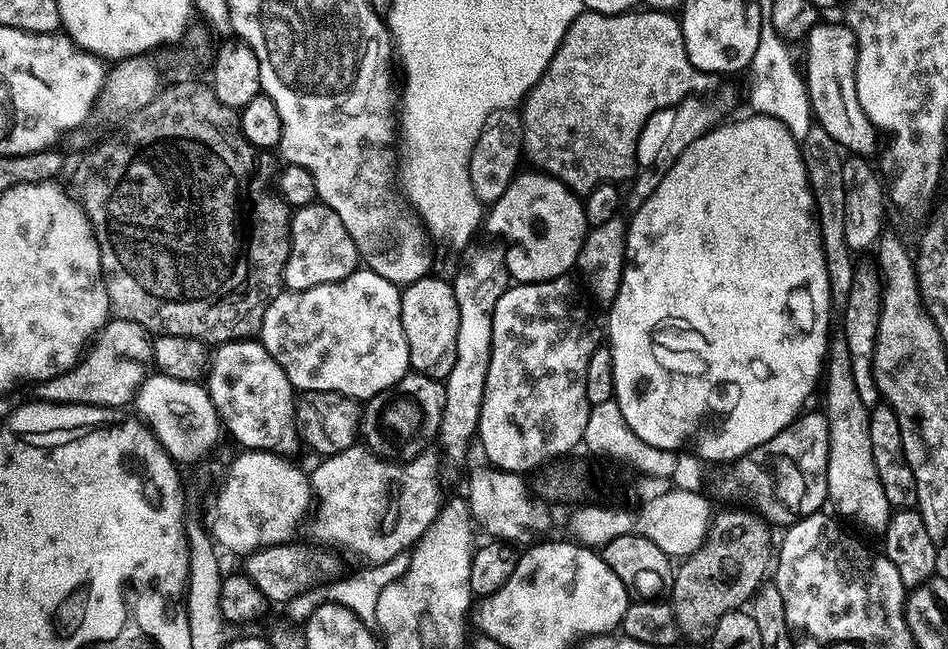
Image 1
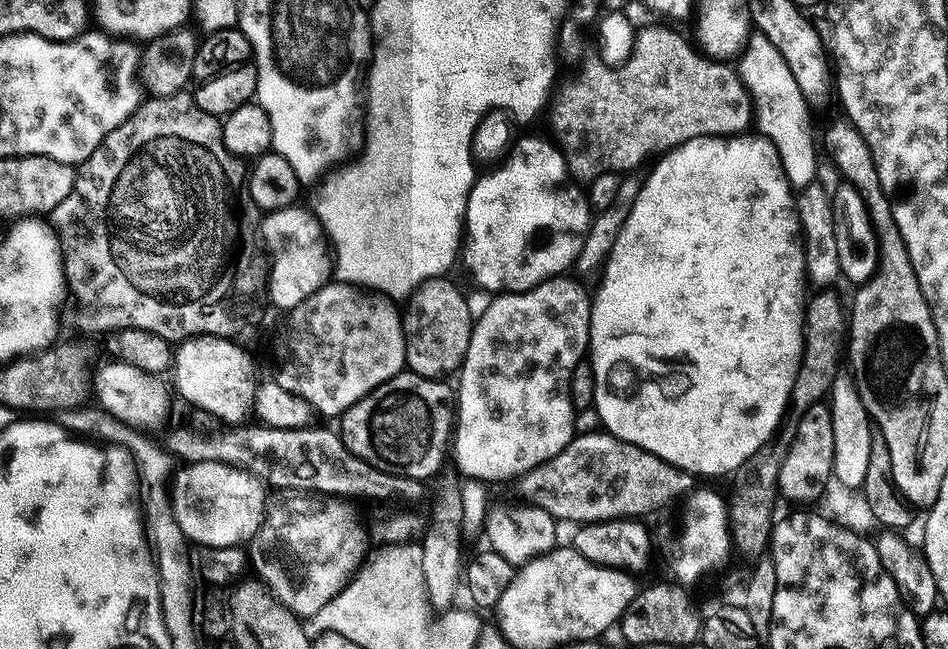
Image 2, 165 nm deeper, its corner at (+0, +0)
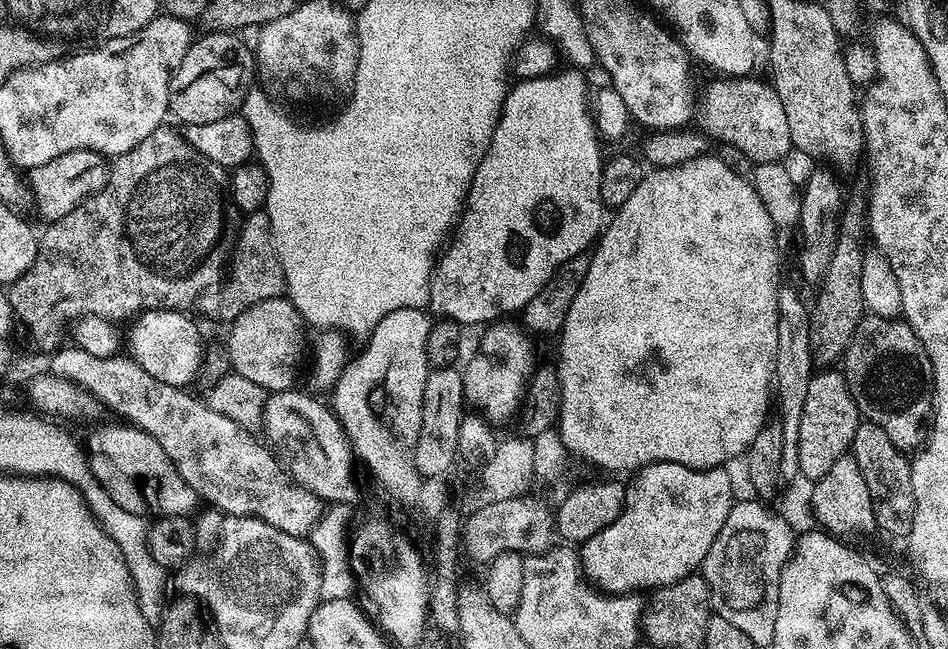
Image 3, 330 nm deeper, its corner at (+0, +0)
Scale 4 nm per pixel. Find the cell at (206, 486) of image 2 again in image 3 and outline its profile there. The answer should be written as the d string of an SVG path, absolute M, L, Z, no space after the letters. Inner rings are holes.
M127 422L118 424L120 426L114 424L110 428L100 428L89 440L86 440L87 447L93 453L101 452L105 462L108 463L106 487L113 498L118 503L129 504L136 510L144 507L145 513L153 512L151 515L156 518L191 517L196 504L198 505L197 494L182 478L182 474L178 474L174 462L166 458L166 450L162 450L162 446L158 446L158 442L150 438L150 434L146 434L141 428Z

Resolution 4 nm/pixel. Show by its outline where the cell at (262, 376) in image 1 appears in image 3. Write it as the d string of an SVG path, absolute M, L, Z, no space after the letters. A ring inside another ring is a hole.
M155 308L153 312L142 312L135 317L132 333L127 333L126 344L130 349L133 360L151 374L158 378L158 382L166 382L175 388L184 388L191 385L200 370L206 348L200 345L200 332L190 317L184 316L183 311L170 308Z

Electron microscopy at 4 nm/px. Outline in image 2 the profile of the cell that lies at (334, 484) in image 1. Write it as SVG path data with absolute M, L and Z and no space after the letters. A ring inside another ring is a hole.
M288 490L285 491L283 494L277 495L280 496L277 498L276 501L269 503L267 505L266 511L264 513L264 522L260 525L259 532L256 533L254 539L247 545L246 548L246 555L250 561L250 568L251 571L260 572L258 574L259 579L267 585L269 591L276 597L279 601L279 604L283 607L286 607L293 613L293 615L299 618L309 618L312 617L332 598L334 598L344 587L347 586L349 580L352 579L353 573L360 567L362 561L365 559L366 551L364 552L364 540L366 544L366 532L365 529L362 527L362 524L359 524L358 521L352 517L351 512L348 510L347 506L344 502L324 502L328 504L319 504L319 499L313 498L311 495L308 494L297 494L295 491ZM272 547L272 556L264 556L264 548Z

